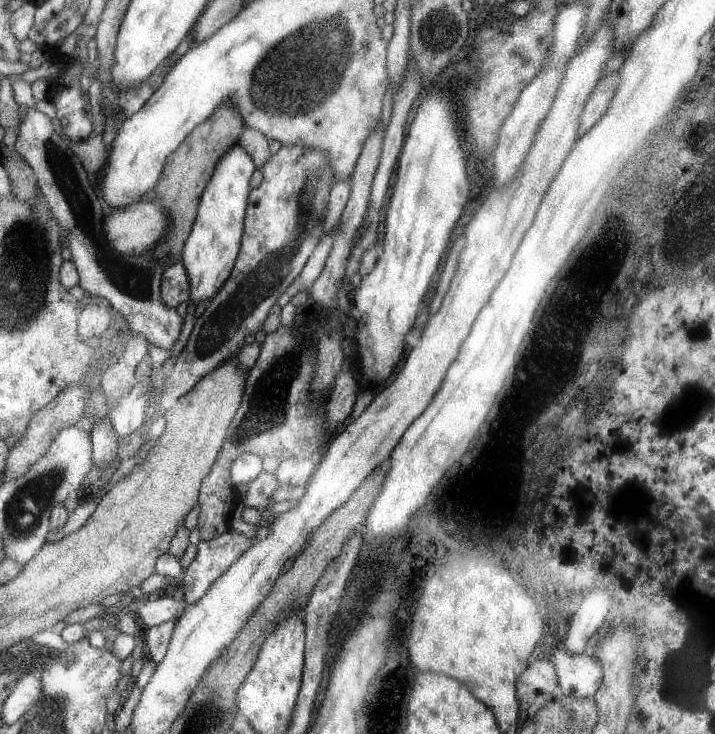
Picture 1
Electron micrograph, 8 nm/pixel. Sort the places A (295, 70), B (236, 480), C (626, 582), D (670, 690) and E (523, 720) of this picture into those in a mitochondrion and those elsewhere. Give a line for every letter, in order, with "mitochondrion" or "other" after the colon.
A: mitochondrion
B: other
C: other
D: other
E: other

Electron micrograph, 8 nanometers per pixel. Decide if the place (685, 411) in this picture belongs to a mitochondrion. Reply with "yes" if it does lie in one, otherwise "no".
no

